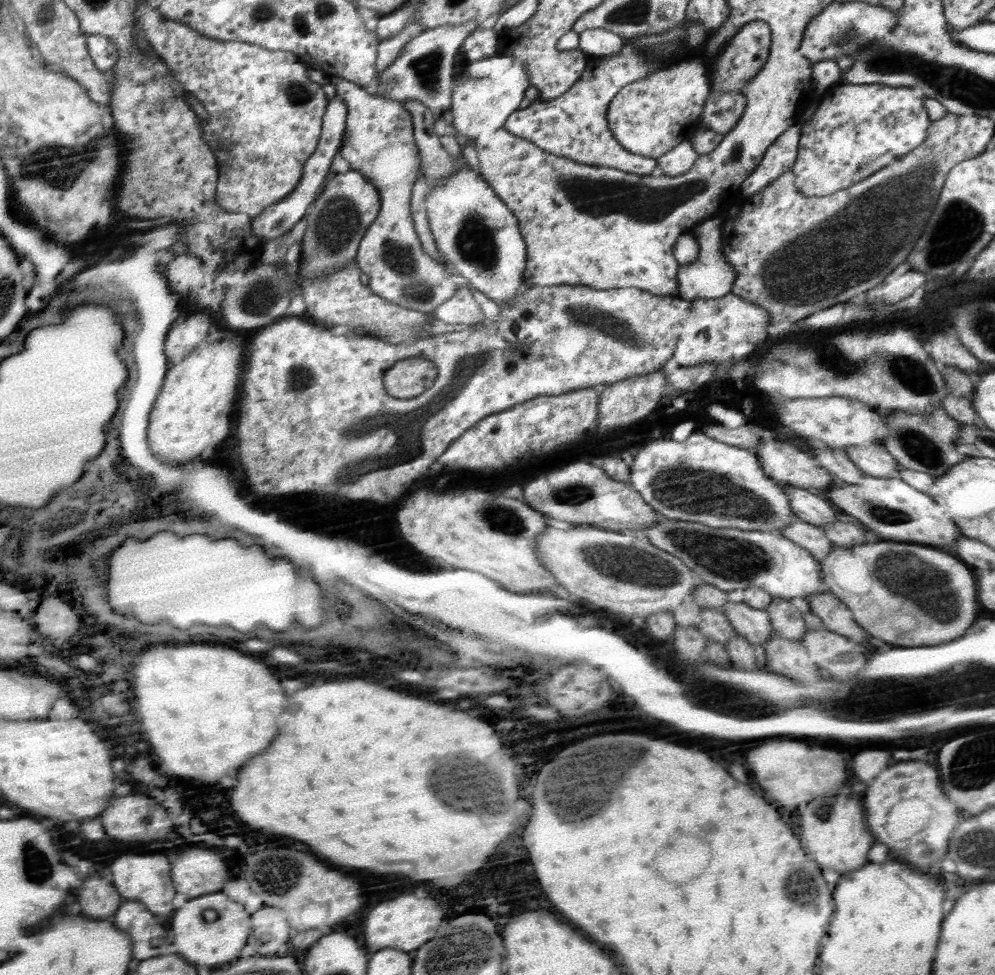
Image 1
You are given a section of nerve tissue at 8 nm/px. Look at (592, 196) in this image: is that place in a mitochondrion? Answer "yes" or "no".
yes

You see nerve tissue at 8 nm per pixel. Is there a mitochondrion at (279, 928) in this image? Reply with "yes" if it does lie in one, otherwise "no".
no

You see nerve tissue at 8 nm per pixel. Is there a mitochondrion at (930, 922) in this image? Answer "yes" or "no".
no

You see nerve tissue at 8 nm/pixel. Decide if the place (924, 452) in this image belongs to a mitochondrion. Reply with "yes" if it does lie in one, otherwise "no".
yes

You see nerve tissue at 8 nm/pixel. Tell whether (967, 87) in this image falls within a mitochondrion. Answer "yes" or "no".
yes

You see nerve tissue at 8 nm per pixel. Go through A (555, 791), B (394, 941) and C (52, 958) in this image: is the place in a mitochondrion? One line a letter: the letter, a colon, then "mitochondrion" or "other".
A: mitochondrion
B: other
C: other

